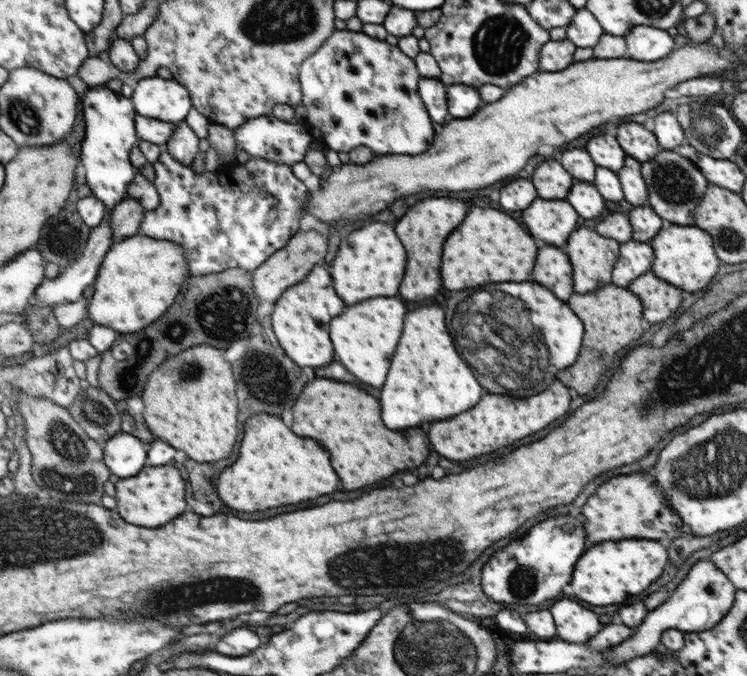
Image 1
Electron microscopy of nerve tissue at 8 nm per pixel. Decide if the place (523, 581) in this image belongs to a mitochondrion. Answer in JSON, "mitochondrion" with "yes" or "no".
{"mitochondrion":"yes"}

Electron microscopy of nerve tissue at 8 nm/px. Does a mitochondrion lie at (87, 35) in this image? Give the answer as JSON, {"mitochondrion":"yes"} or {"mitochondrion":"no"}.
{"mitochondrion":"no"}

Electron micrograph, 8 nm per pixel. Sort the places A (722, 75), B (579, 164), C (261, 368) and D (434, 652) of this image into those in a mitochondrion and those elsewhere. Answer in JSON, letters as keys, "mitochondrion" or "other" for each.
{"A":"other","B":"other","C":"mitochondrion","D":"mitochondrion"}

